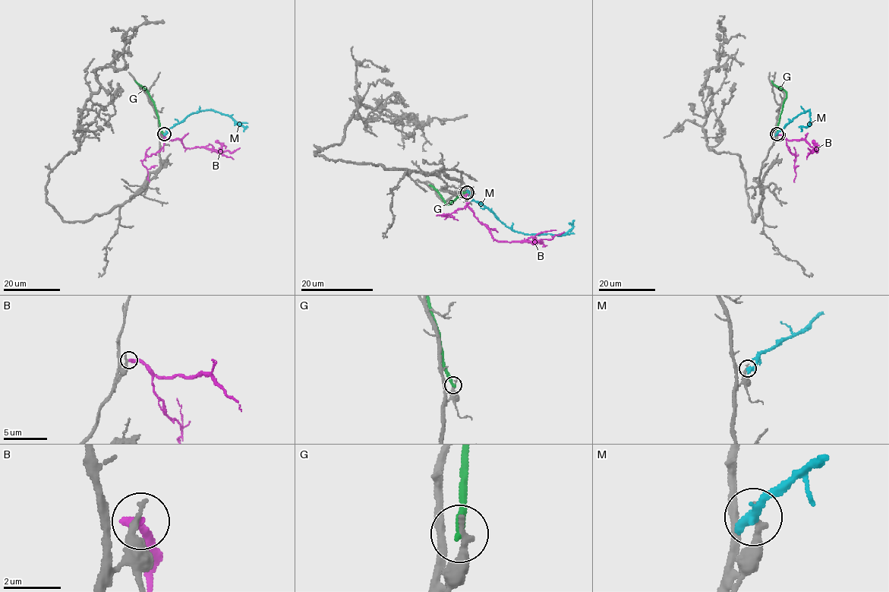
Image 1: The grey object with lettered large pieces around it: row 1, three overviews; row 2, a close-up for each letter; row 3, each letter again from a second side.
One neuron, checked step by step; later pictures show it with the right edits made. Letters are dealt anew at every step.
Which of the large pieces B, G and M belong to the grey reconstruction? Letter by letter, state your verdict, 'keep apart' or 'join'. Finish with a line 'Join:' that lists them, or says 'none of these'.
B: keep apart
G: keep apart
M: keep apart
Join: none of these

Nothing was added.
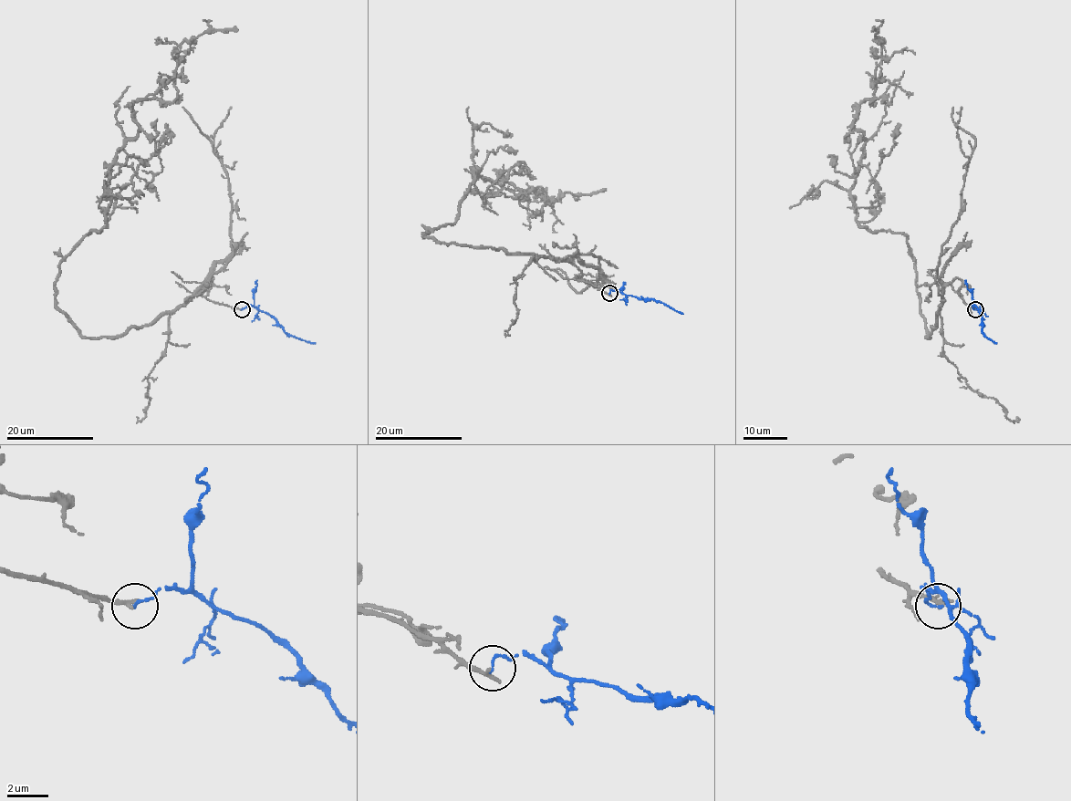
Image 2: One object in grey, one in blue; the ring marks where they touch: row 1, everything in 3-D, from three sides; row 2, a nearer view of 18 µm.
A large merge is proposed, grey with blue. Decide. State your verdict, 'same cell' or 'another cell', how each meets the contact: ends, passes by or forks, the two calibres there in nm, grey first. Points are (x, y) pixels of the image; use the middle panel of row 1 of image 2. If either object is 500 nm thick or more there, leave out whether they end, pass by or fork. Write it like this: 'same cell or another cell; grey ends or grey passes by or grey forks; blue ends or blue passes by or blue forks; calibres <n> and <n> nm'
another cell; grey ends; blue ends; calibres 240 and 120 nm

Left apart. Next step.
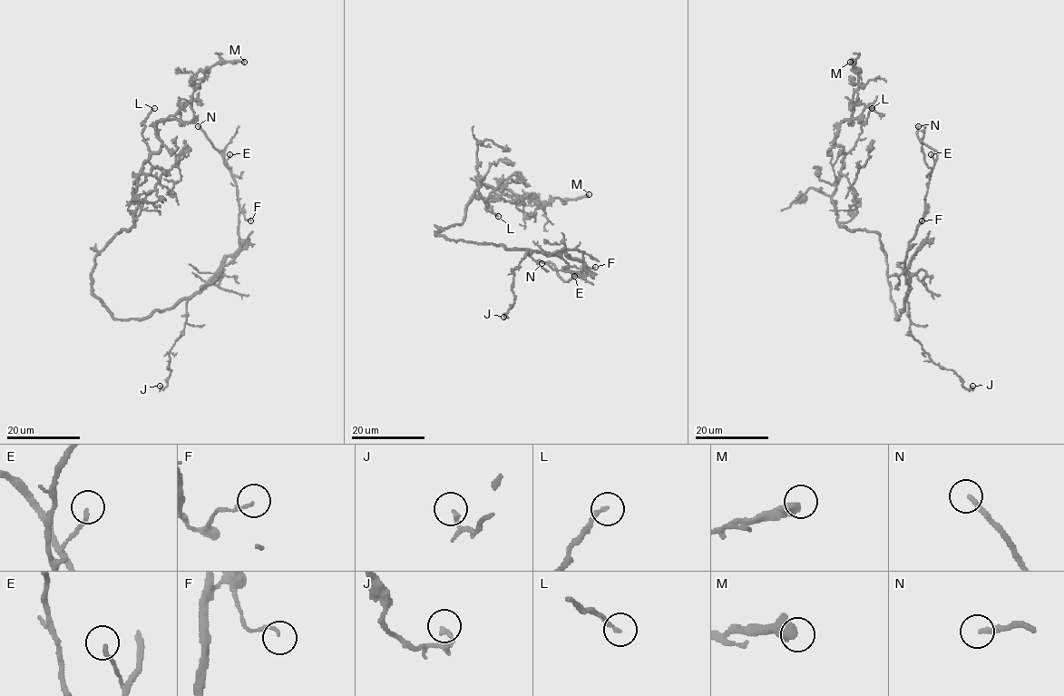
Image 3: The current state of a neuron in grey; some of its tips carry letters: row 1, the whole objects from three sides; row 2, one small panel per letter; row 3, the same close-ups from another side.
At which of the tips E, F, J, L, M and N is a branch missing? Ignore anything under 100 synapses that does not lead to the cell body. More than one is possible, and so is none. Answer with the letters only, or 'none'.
N

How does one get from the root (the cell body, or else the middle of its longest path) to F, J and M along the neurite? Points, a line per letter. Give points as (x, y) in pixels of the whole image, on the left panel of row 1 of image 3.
F: (91, 278), (92, 292), (114, 318), (148, 318), (191, 298), (227, 265), (239, 250), (238, 215), (250, 220)
J: (91, 278), (92, 292), (117, 318), (145, 318), (187, 299), (184, 329), (169, 355), (168, 385), (160, 386)
M: (91, 278), (95, 256), (133, 226), (139, 171), (162, 146), (157, 123), (190, 100), (200, 71), (244, 62)

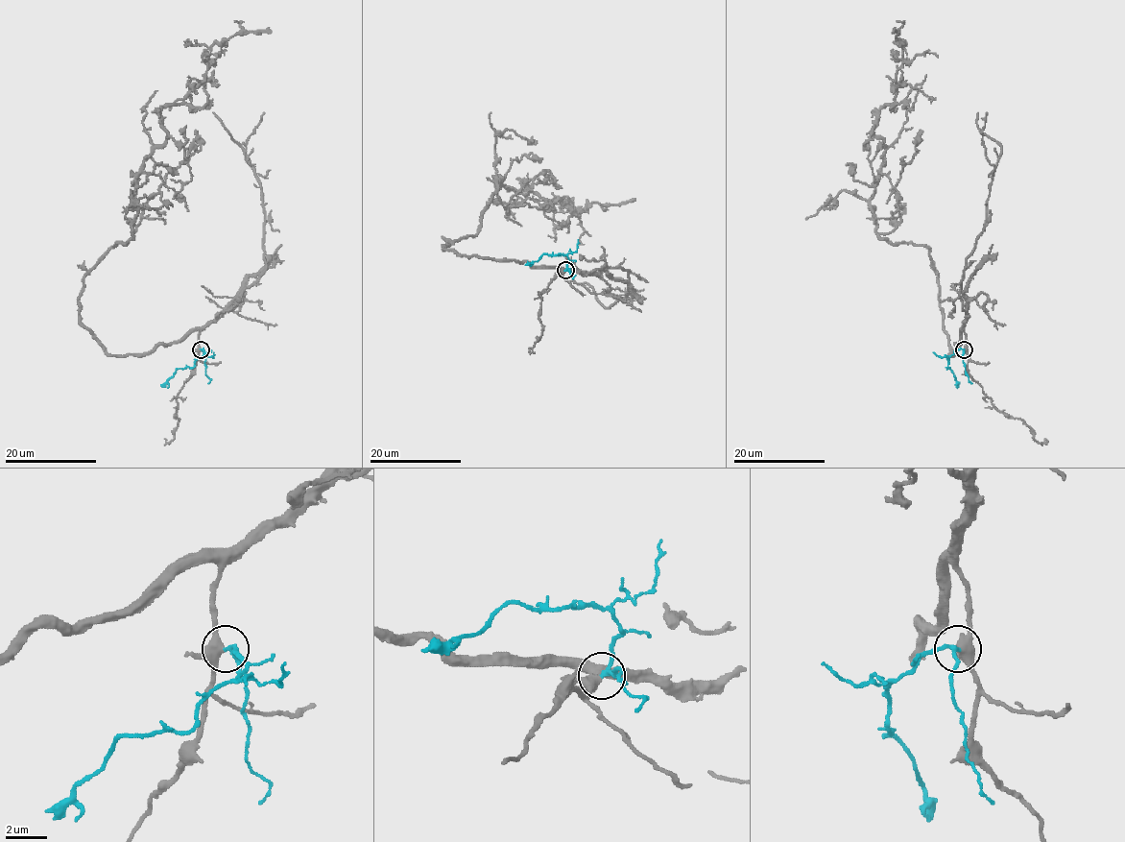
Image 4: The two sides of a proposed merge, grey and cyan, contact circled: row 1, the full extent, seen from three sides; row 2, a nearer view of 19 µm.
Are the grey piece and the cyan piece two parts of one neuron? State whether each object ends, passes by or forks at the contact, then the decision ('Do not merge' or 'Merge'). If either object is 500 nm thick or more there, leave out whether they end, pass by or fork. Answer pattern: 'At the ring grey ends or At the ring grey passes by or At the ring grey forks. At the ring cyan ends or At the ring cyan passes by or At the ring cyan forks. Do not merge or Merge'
At the ring grey forks. At the ring cyan passes by. Merge

